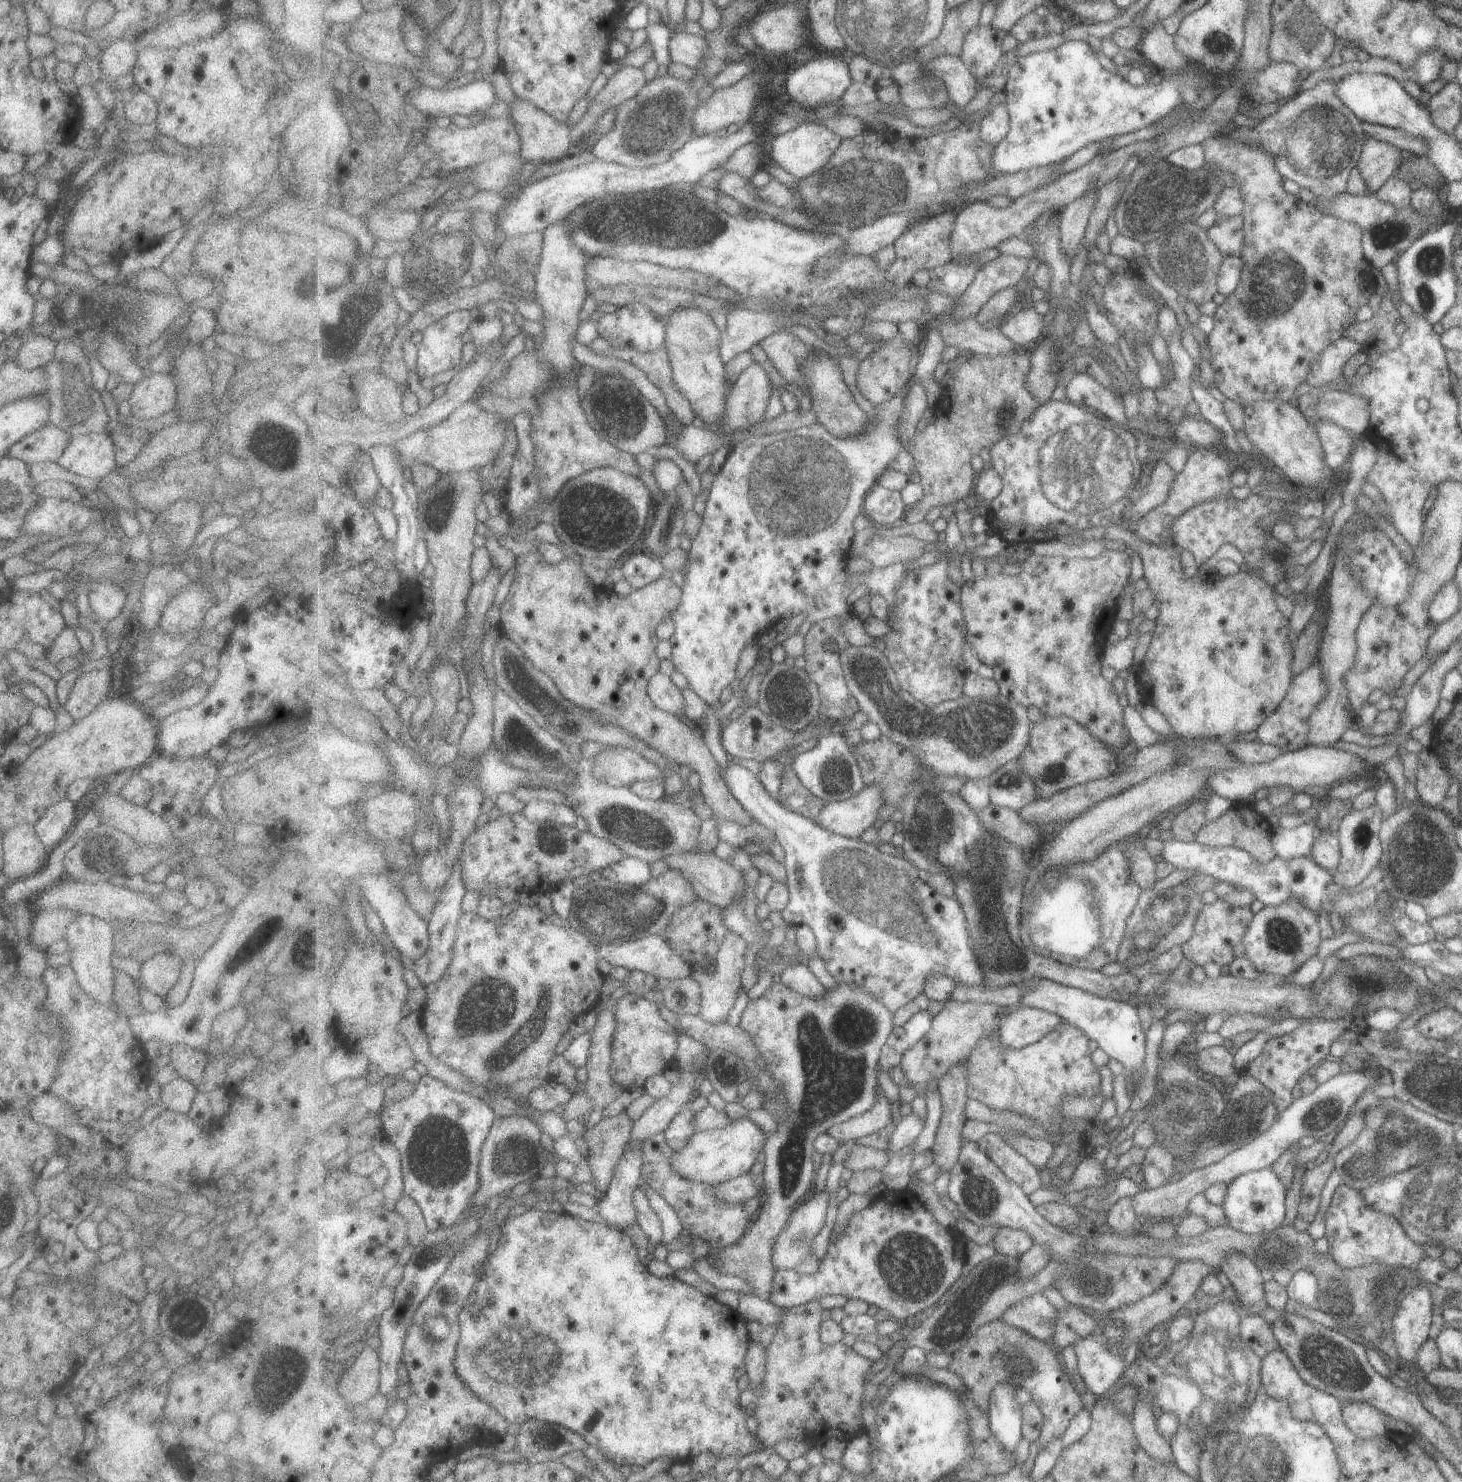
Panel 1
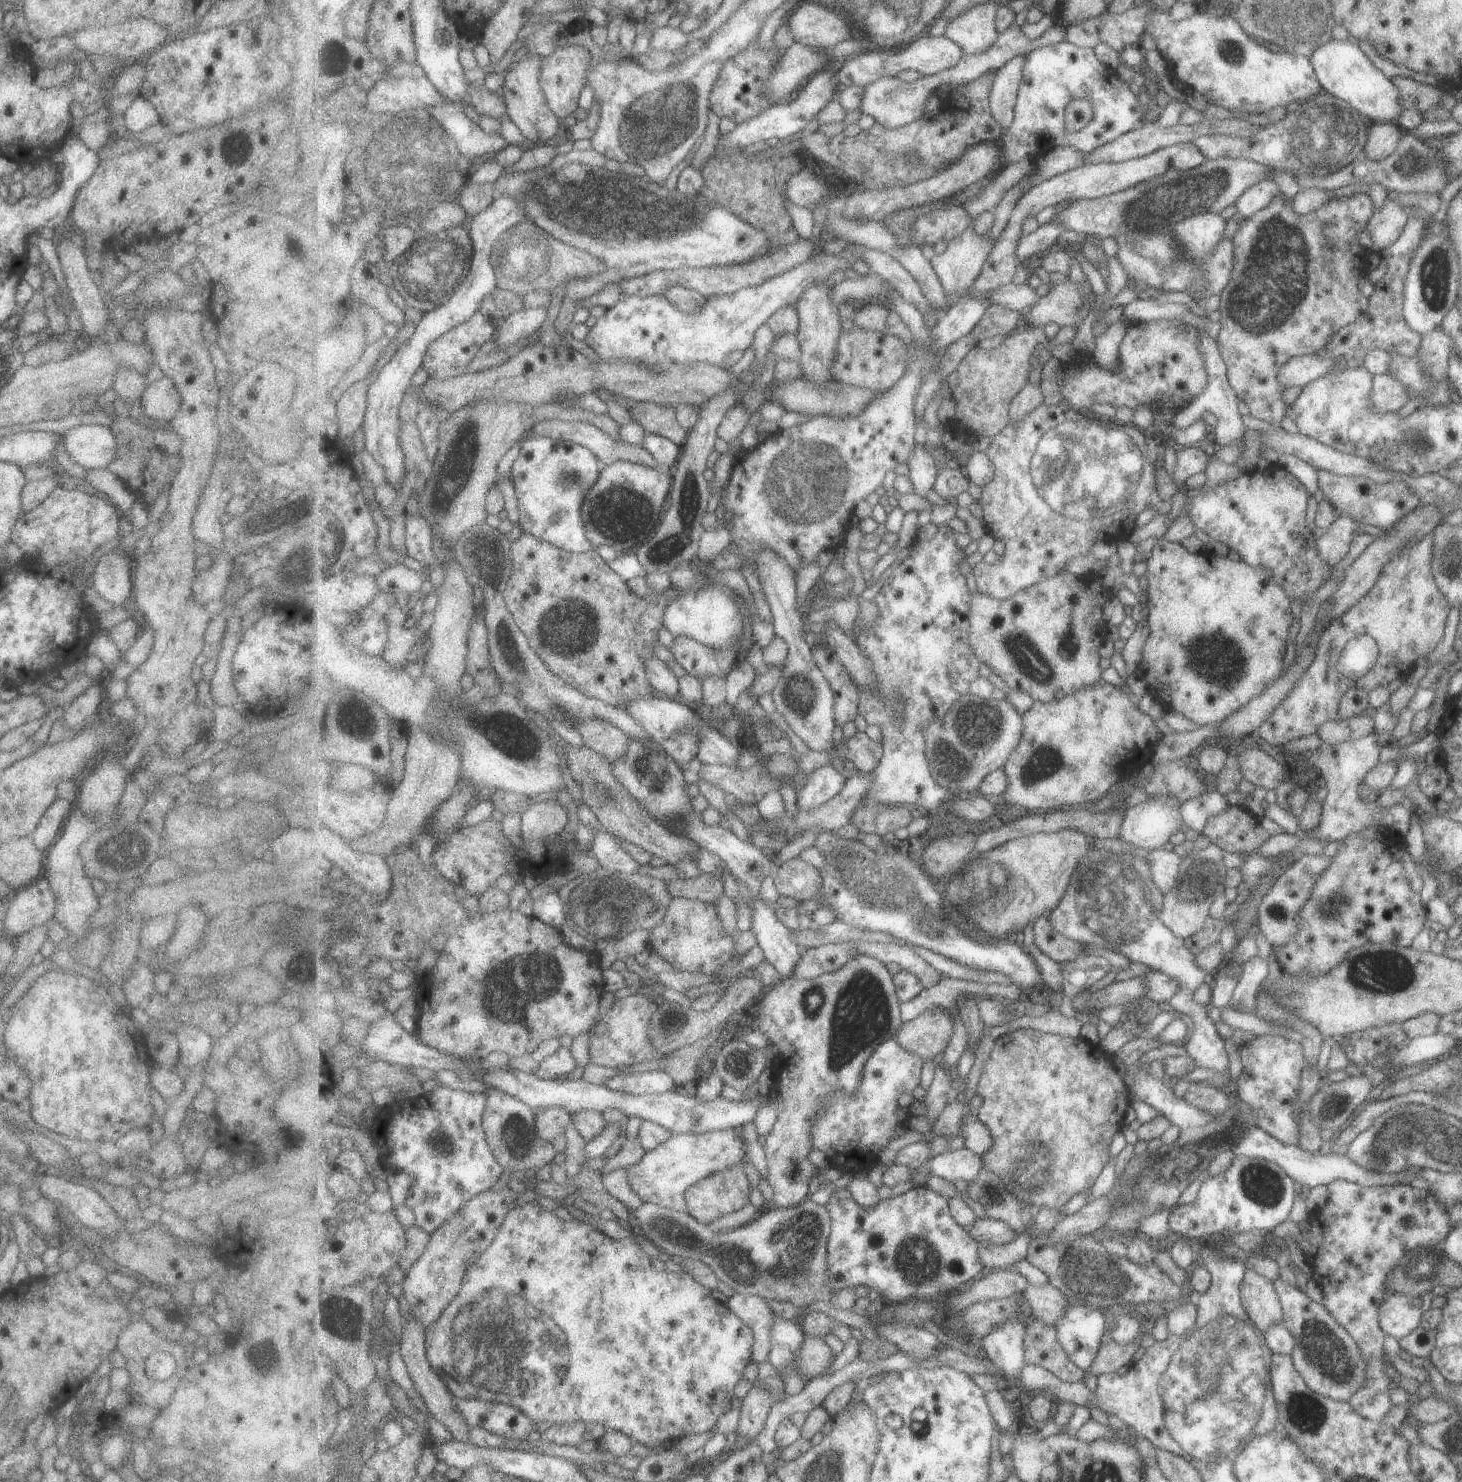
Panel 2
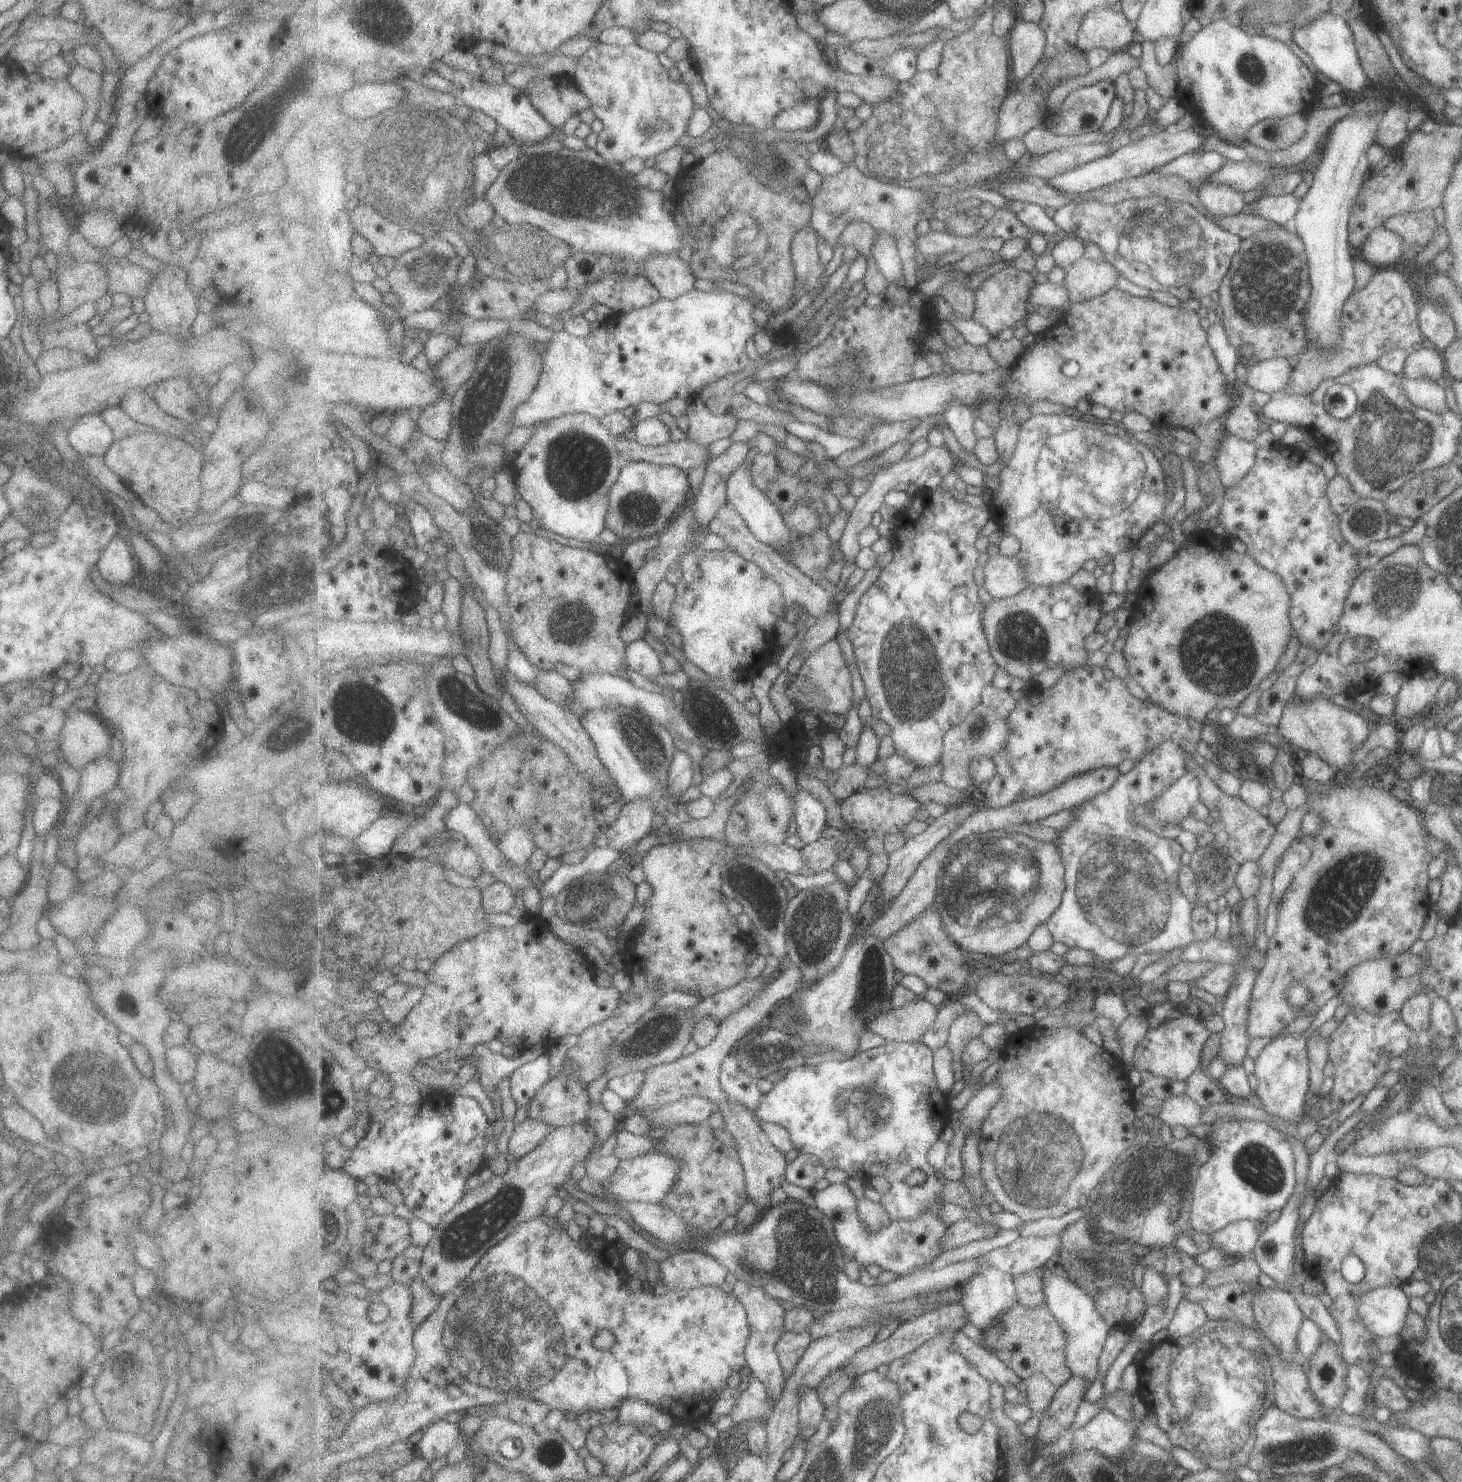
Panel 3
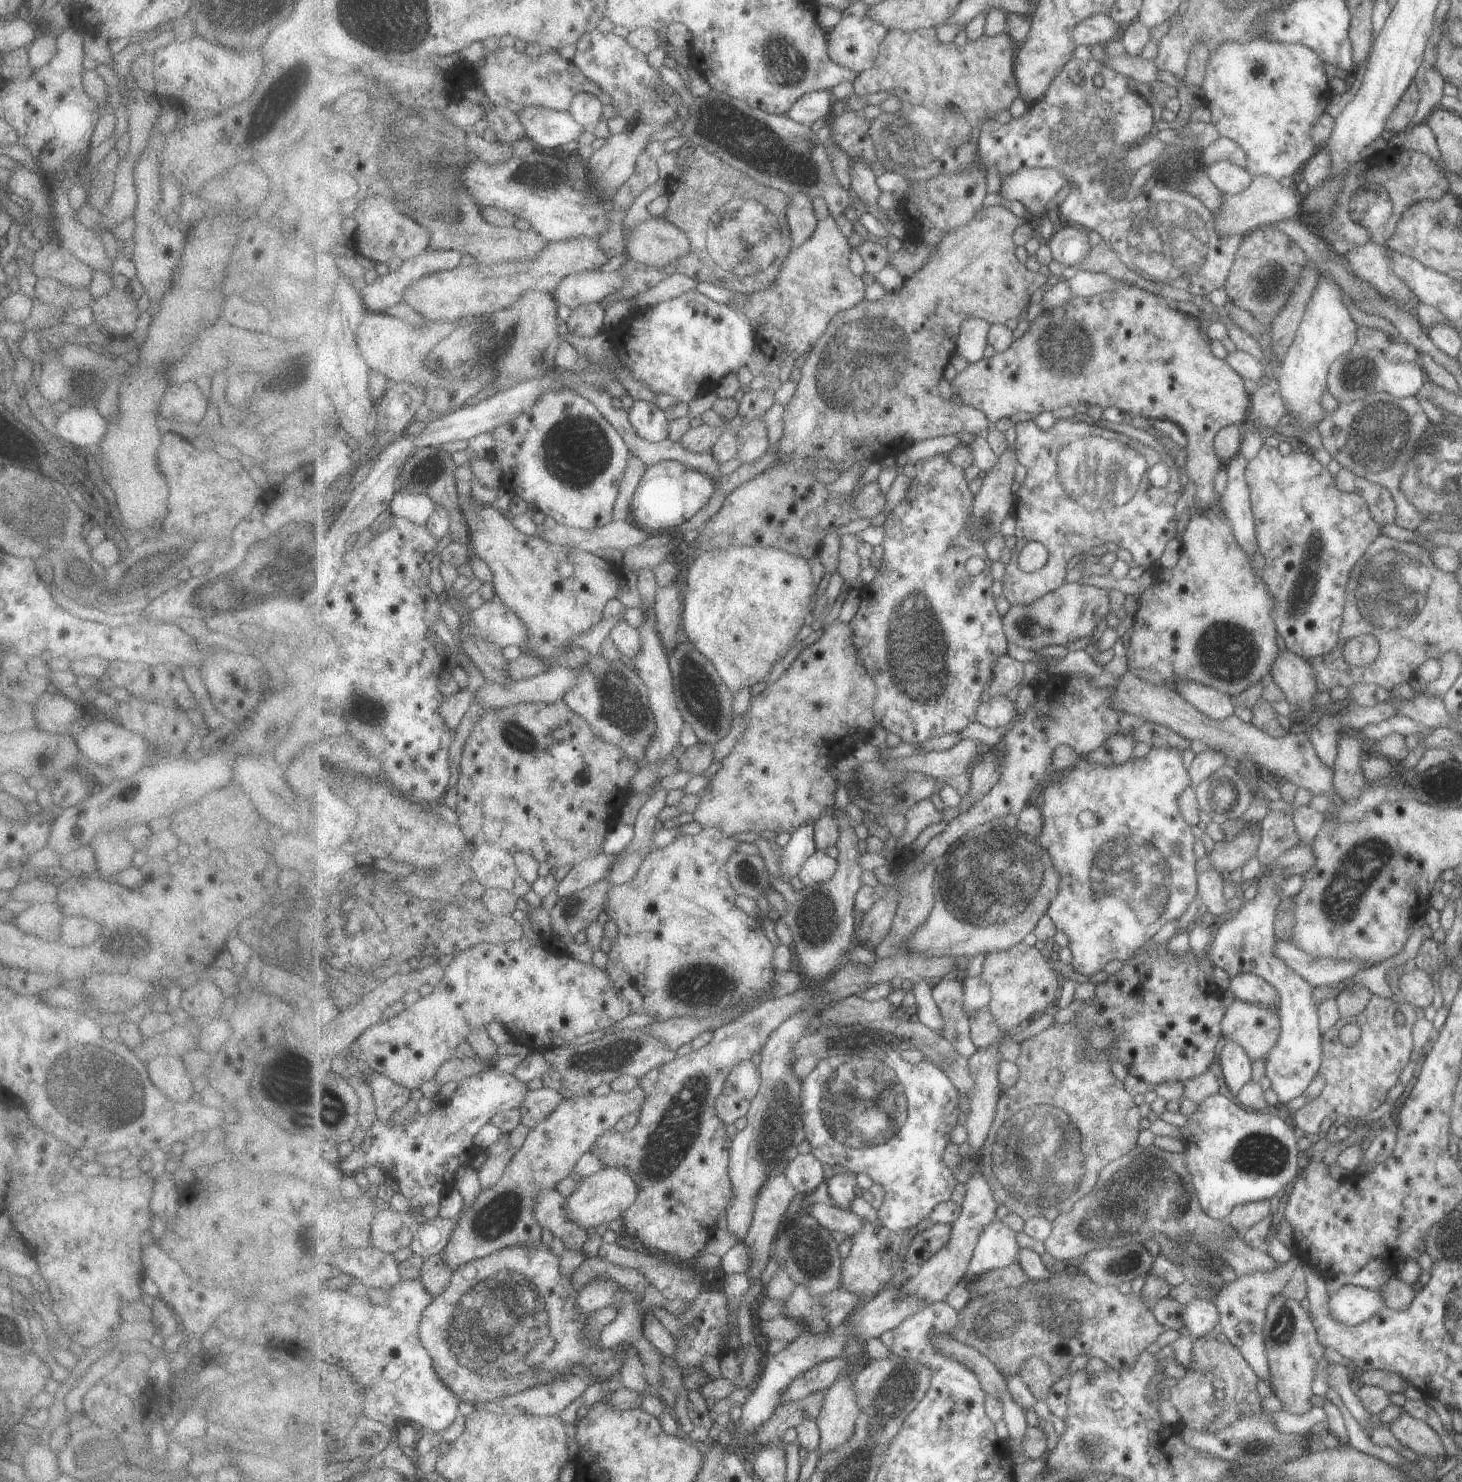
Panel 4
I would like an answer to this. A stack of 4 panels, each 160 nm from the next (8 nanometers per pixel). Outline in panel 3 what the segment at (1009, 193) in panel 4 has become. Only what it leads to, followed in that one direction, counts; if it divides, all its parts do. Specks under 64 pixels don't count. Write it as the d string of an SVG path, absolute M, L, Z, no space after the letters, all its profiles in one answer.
M1165 128L1152 130L1152 136L1140 138L1138 142L1128 144L1124 148L1118 147L1117 151L1108 158L1084 164L1076 170L1070 170L1066 174L1056 176L1056 178L1048 180L1048 184L1052 184L1056 190L1062 190L1062 192L1086 193L1114 184L1114 182L1124 178L1150 173L1150 170L1163 166L1166 162L1174 160L1174 158L1199 150L1205 144L1205 138L1194 131L1193 128L1176 134L1168 134Z

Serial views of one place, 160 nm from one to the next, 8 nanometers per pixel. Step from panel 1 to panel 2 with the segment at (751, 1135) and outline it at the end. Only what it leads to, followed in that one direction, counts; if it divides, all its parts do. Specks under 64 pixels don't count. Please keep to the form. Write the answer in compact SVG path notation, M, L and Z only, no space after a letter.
M742 1128L724 1129L721 1131L708 1131L707 1133L682 1133L674 1135L656 1149L647 1151L641 1161L628 1167L629 1179L634 1190L645 1203L656 1203L663 1207L670 1207L677 1211L689 1212L687 1192L690 1187L698 1184L704 1177L724 1169L733 1169L747 1161L748 1146L744 1140Z

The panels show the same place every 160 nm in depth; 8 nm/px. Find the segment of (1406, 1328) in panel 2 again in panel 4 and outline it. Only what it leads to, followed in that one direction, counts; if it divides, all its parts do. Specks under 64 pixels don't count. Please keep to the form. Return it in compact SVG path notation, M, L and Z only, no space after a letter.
M1347 1284L1327 1295L1331 1316L1345 1325L1360 1324L1386 1307L1379 1289Z

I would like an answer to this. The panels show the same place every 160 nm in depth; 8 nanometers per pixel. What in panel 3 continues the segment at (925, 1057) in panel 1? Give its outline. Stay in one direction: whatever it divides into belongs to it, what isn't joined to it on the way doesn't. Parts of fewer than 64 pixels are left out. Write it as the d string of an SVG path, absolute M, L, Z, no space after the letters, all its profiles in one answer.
M920 1000L894 1007L894 1010L882 1014L870 1028L885 1039L897 1042L923 1043L924 1034L937 1022L942 1005Z

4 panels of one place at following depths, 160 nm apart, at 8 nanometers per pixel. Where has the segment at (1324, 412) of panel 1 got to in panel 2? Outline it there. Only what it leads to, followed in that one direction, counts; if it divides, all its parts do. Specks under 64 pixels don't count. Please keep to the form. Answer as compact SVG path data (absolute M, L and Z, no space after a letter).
M1394 374L1374 375L1372 388L1369 405L1375 413L1399 412L1409 403L1407 388Z

